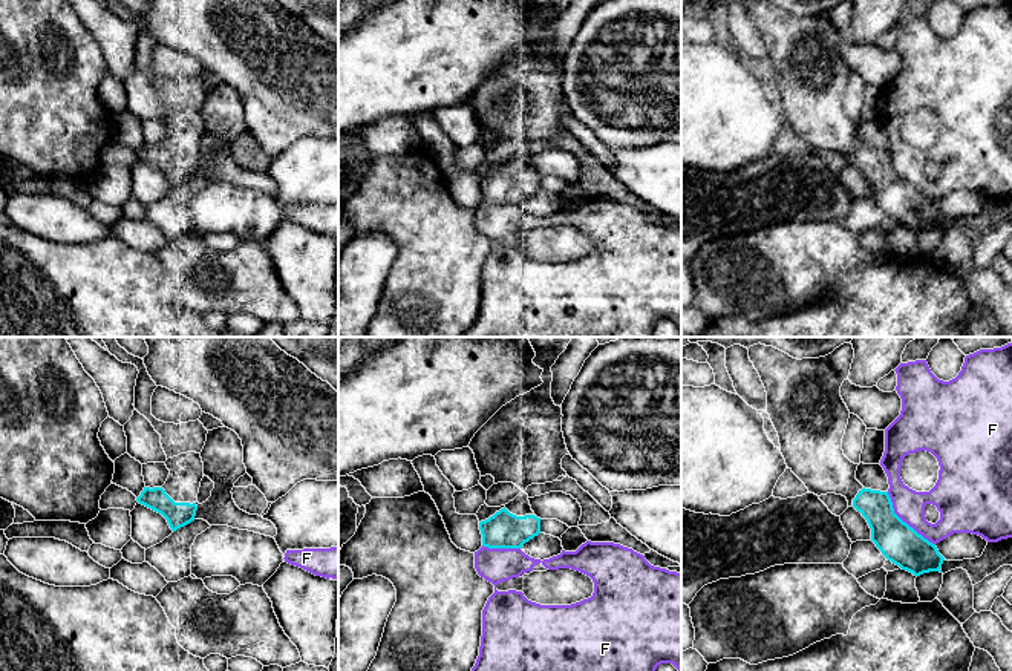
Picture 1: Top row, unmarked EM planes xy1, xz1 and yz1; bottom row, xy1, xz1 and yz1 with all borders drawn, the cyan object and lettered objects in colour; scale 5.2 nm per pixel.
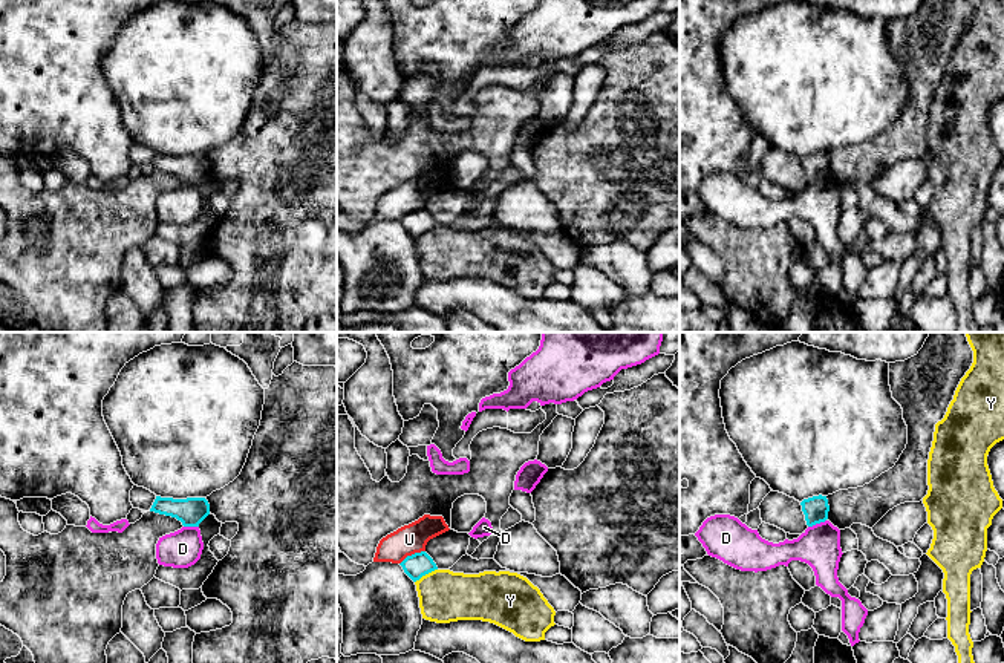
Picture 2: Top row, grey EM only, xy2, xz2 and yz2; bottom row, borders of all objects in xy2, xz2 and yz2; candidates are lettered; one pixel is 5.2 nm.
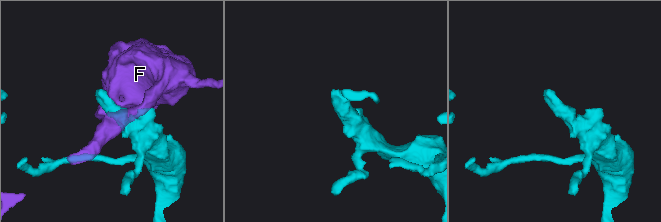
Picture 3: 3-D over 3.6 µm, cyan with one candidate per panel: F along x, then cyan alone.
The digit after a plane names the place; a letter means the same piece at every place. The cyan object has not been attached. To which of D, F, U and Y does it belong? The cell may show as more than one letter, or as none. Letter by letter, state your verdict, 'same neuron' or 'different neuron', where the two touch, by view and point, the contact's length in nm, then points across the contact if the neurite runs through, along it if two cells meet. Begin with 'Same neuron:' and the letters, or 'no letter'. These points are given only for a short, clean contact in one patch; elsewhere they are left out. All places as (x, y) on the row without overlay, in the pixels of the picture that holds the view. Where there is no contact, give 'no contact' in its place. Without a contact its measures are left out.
Same neuron: no letter
D: different neuron; meets cyan in yz2 at (816, 179); contact 100 nm long; border along yz2 (825, 176), (808, 184)
F: different neuron; meets cyan in yz1 at (905, 180); contact 380 nm long
U: different neuron; meets cyan in xz2 at (412, 212); contact 150 nm long
Y: different neuron; meets cyan in xz2 at (426, 230); contact 140 nm long

